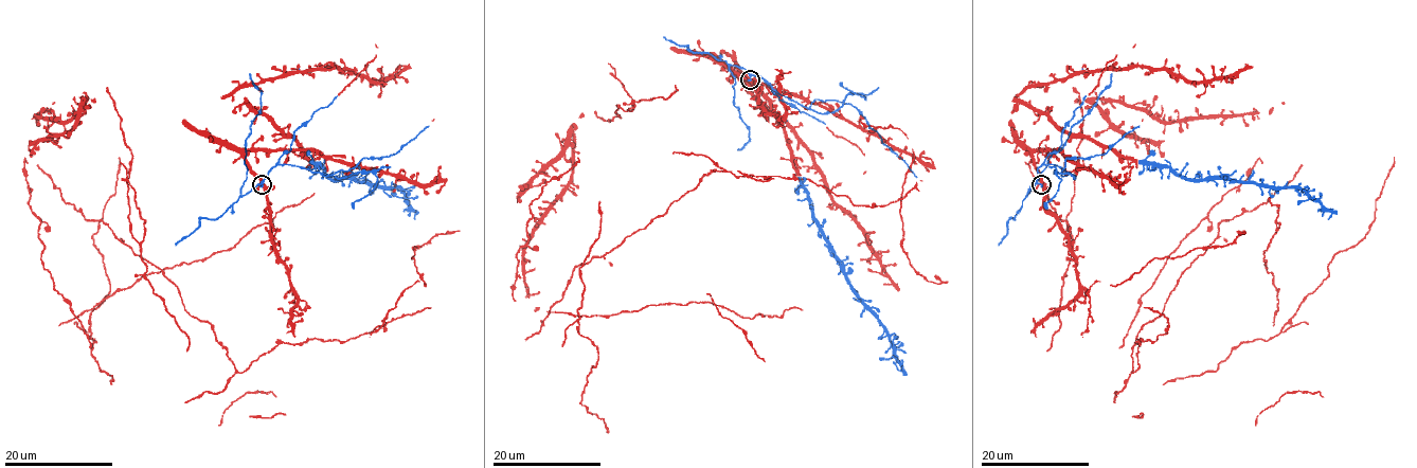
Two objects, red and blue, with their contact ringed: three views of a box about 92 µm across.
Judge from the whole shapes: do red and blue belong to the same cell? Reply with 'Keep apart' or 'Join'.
Join

